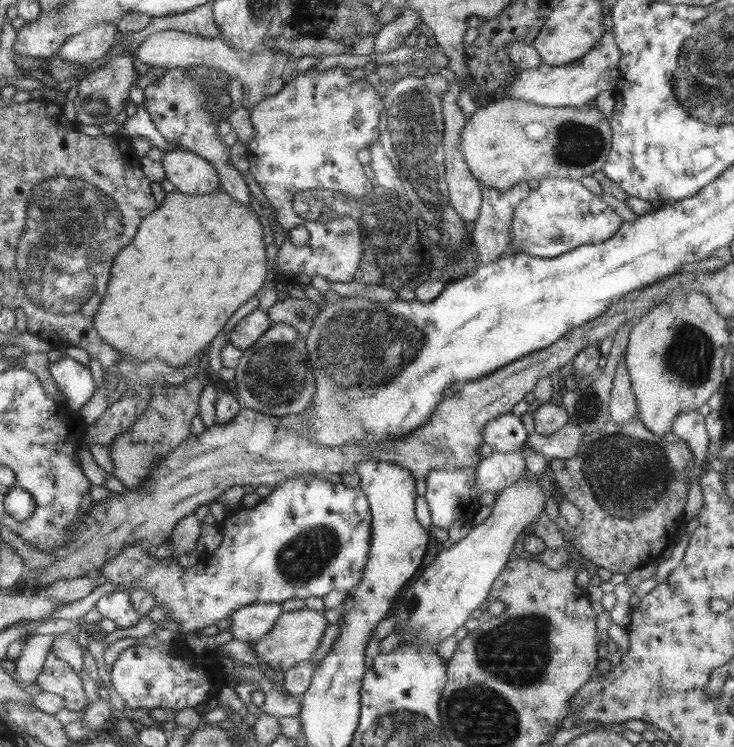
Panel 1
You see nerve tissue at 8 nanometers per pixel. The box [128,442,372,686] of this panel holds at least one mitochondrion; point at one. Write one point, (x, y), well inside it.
(304, 557)

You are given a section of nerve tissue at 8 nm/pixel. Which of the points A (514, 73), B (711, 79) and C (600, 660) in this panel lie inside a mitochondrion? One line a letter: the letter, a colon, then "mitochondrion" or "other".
A: other
B: mitochondrion
C: other

